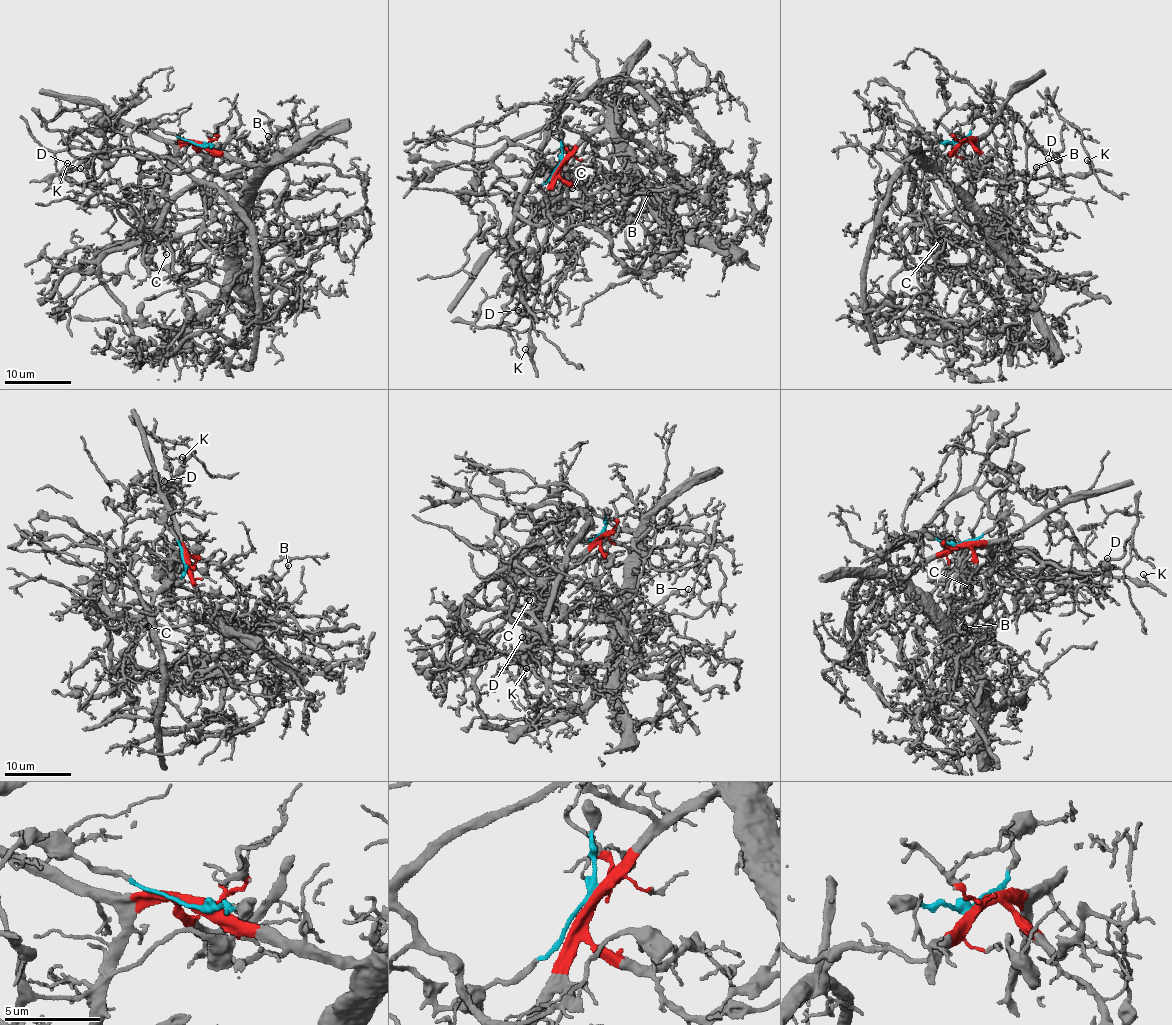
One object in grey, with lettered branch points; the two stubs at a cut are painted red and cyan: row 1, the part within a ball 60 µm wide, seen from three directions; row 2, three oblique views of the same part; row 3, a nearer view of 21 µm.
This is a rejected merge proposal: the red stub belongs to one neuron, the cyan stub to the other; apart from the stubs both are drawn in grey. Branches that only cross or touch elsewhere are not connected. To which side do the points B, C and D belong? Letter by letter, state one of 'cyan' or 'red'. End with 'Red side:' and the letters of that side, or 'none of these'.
B: red
C: red
D: cyan
Red side: B, C

